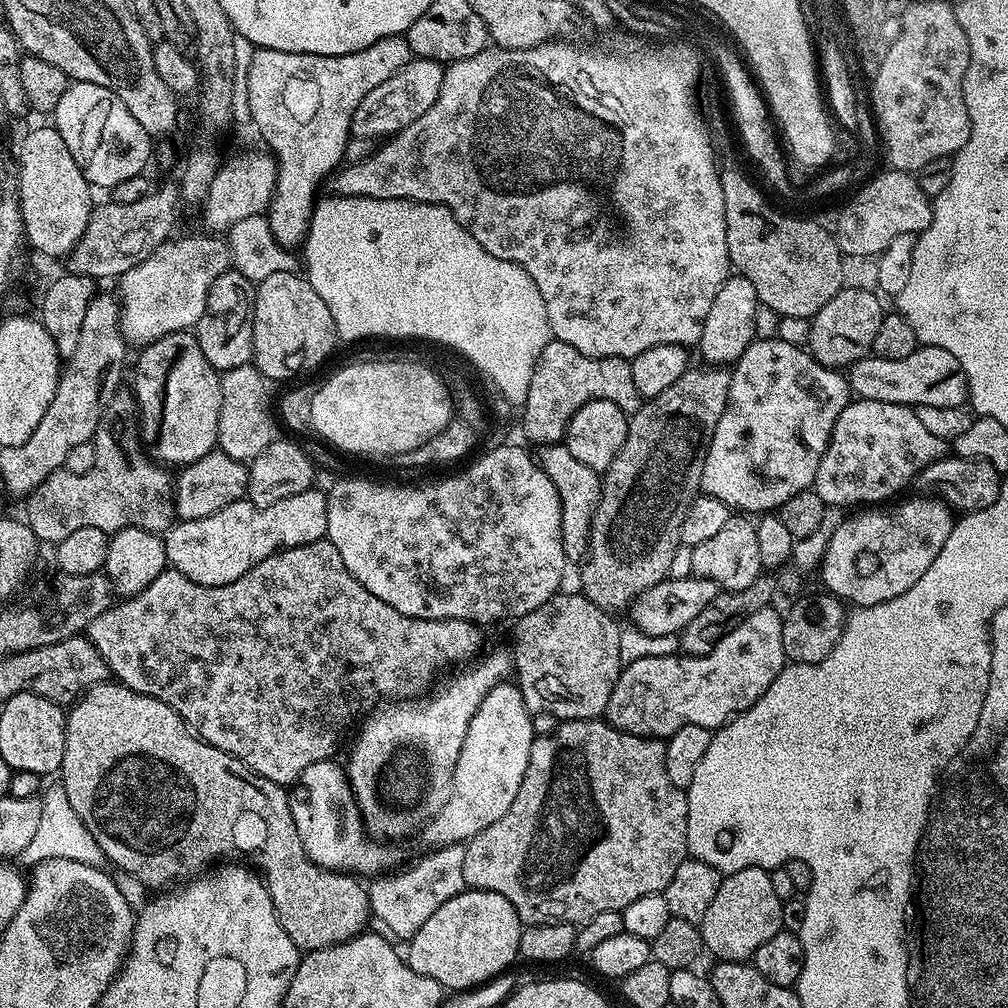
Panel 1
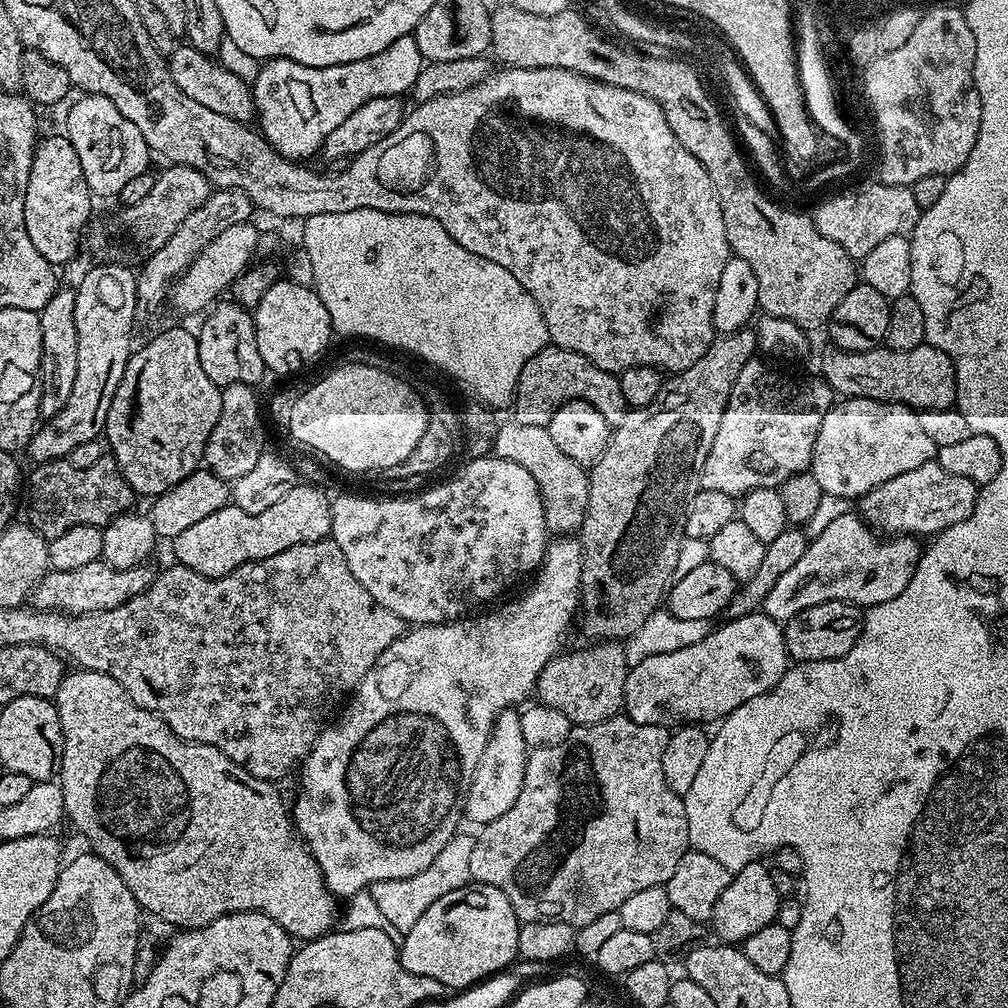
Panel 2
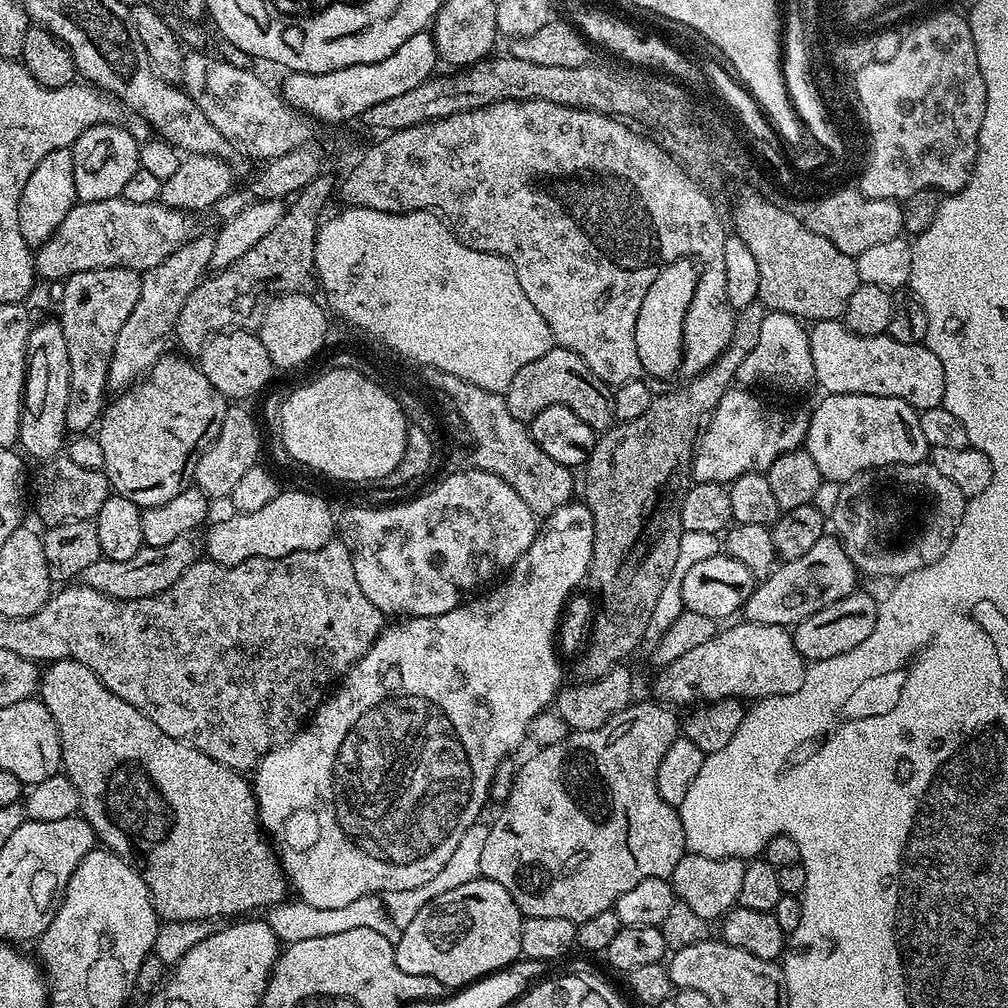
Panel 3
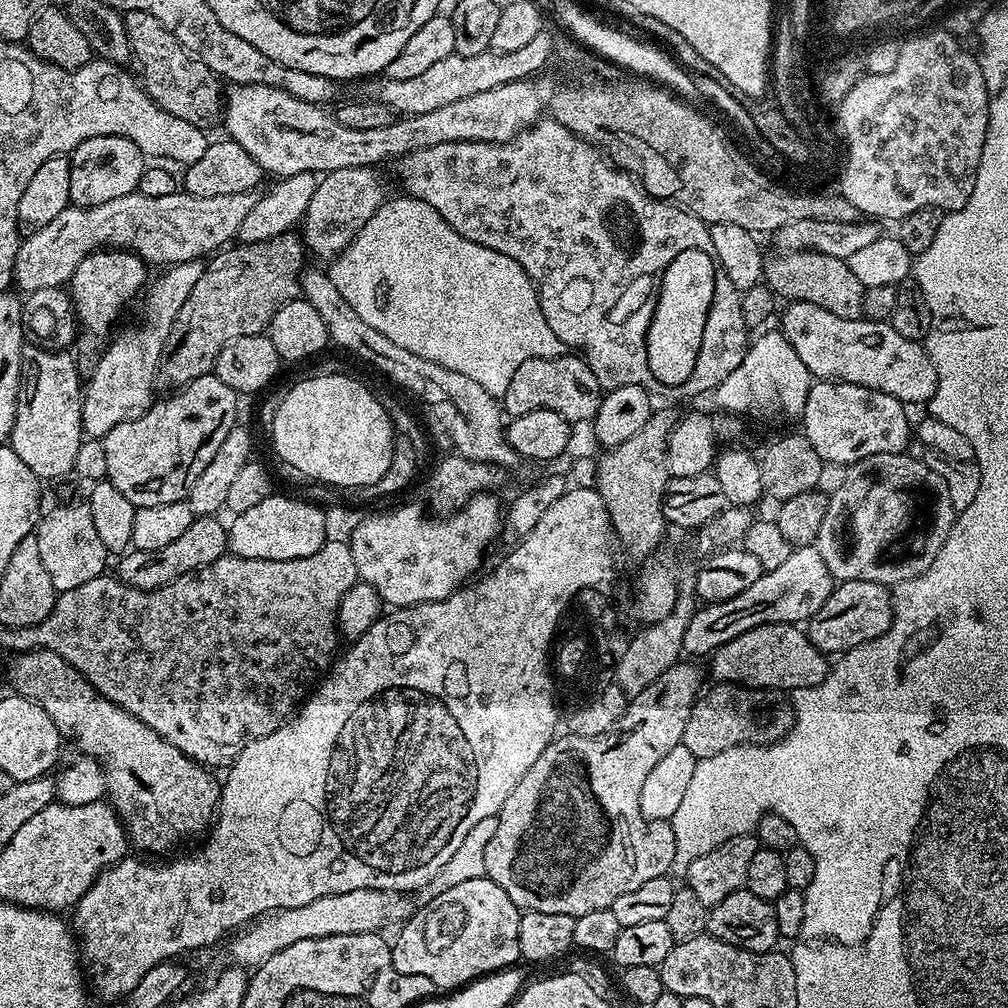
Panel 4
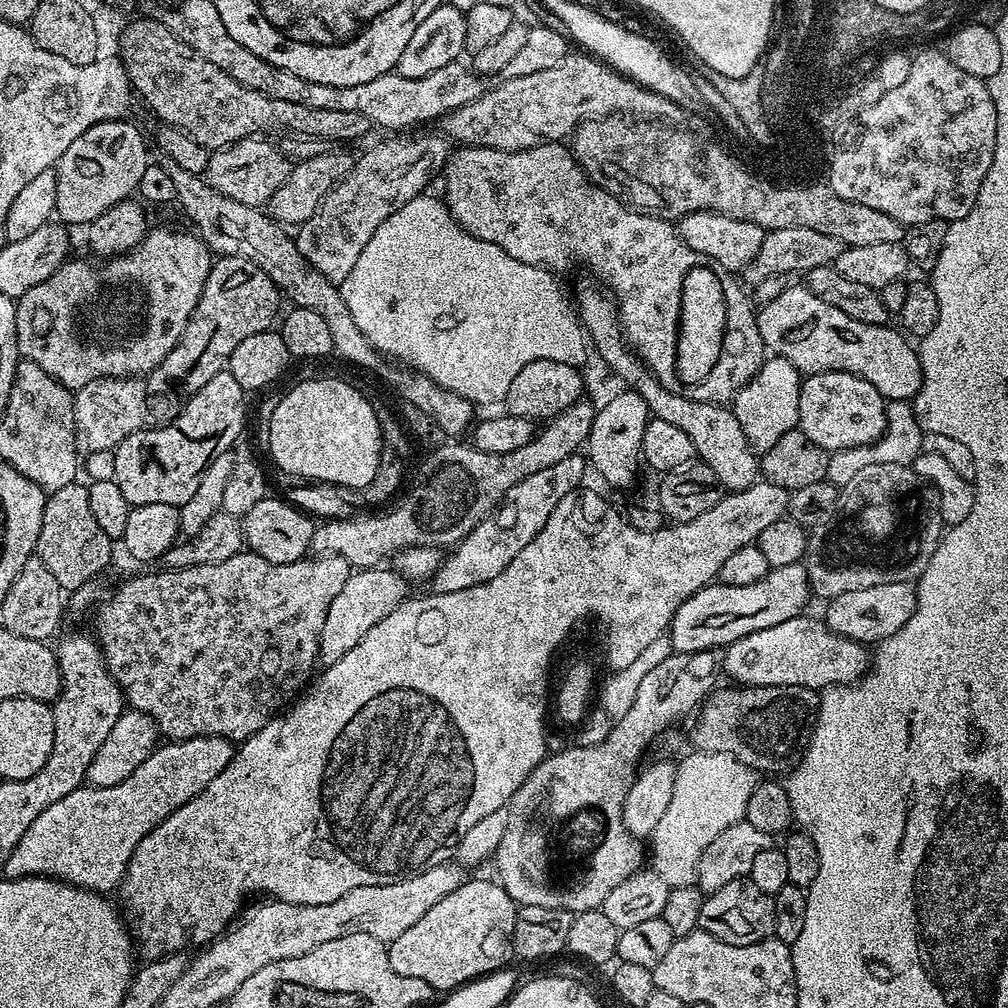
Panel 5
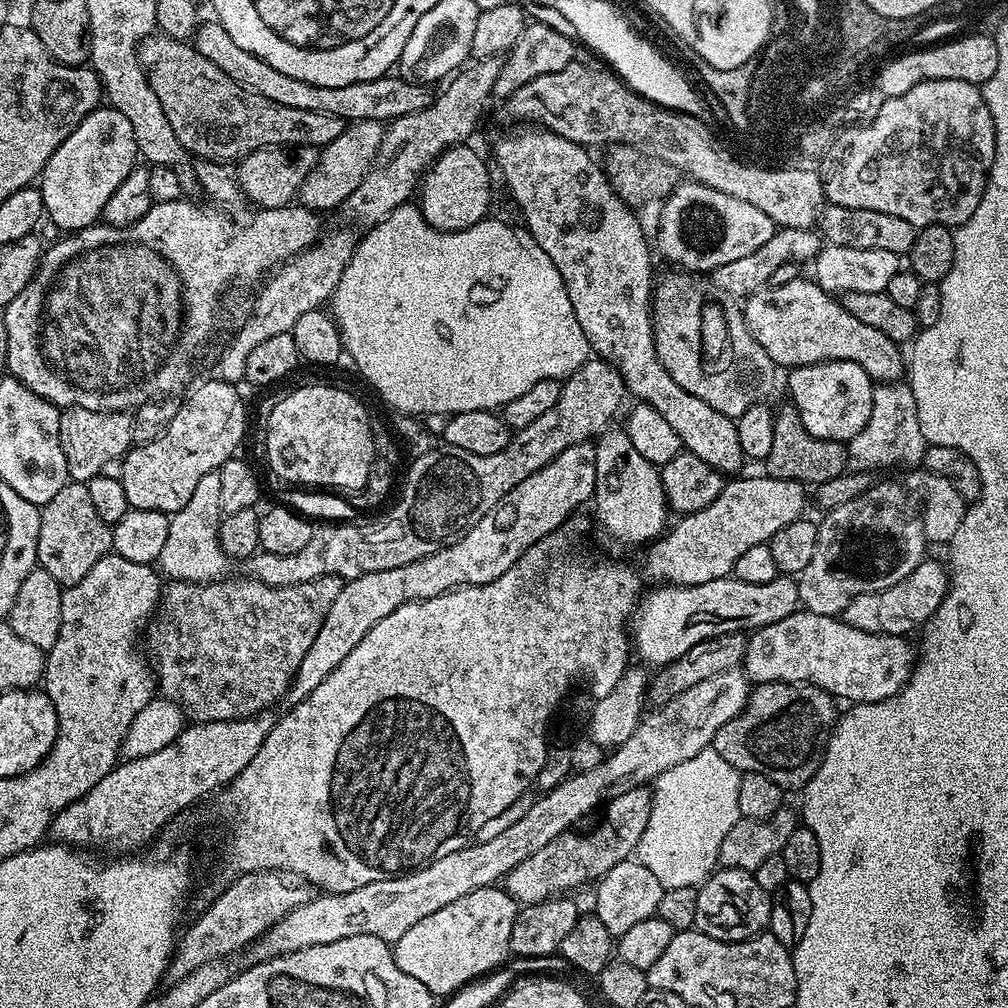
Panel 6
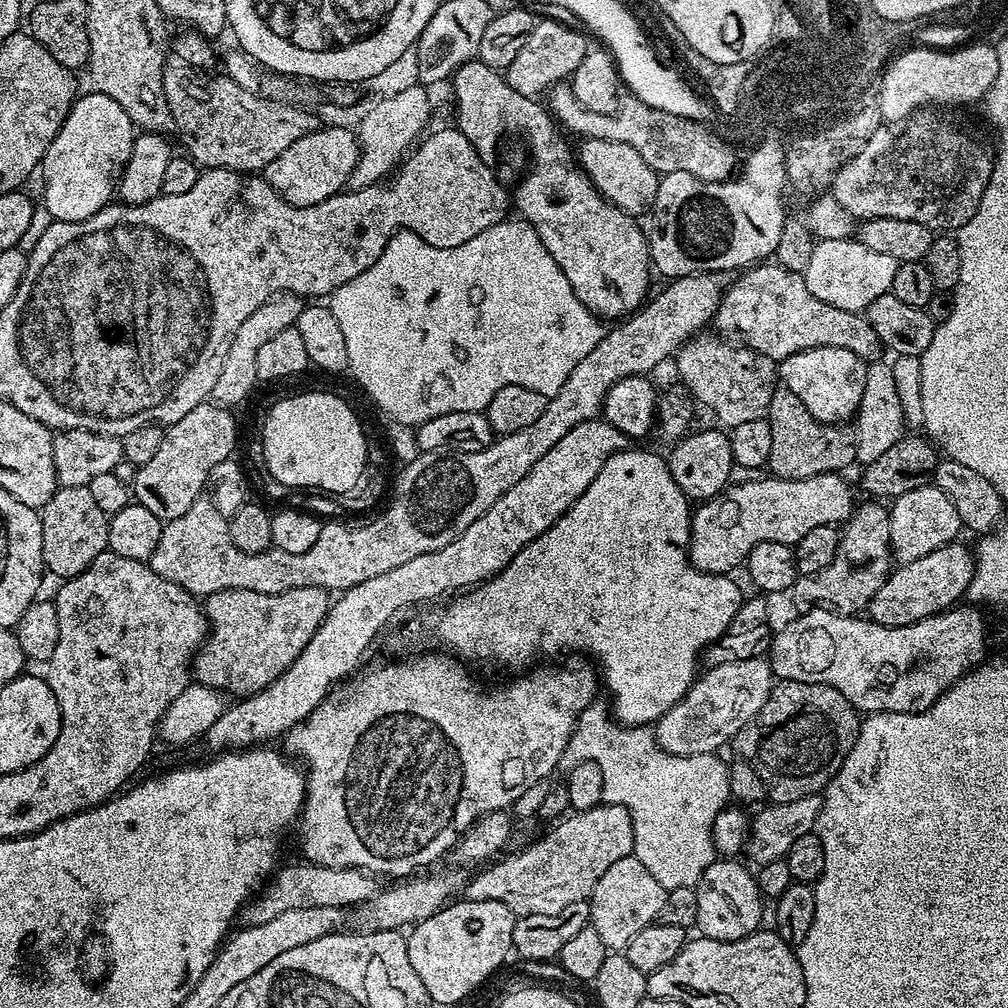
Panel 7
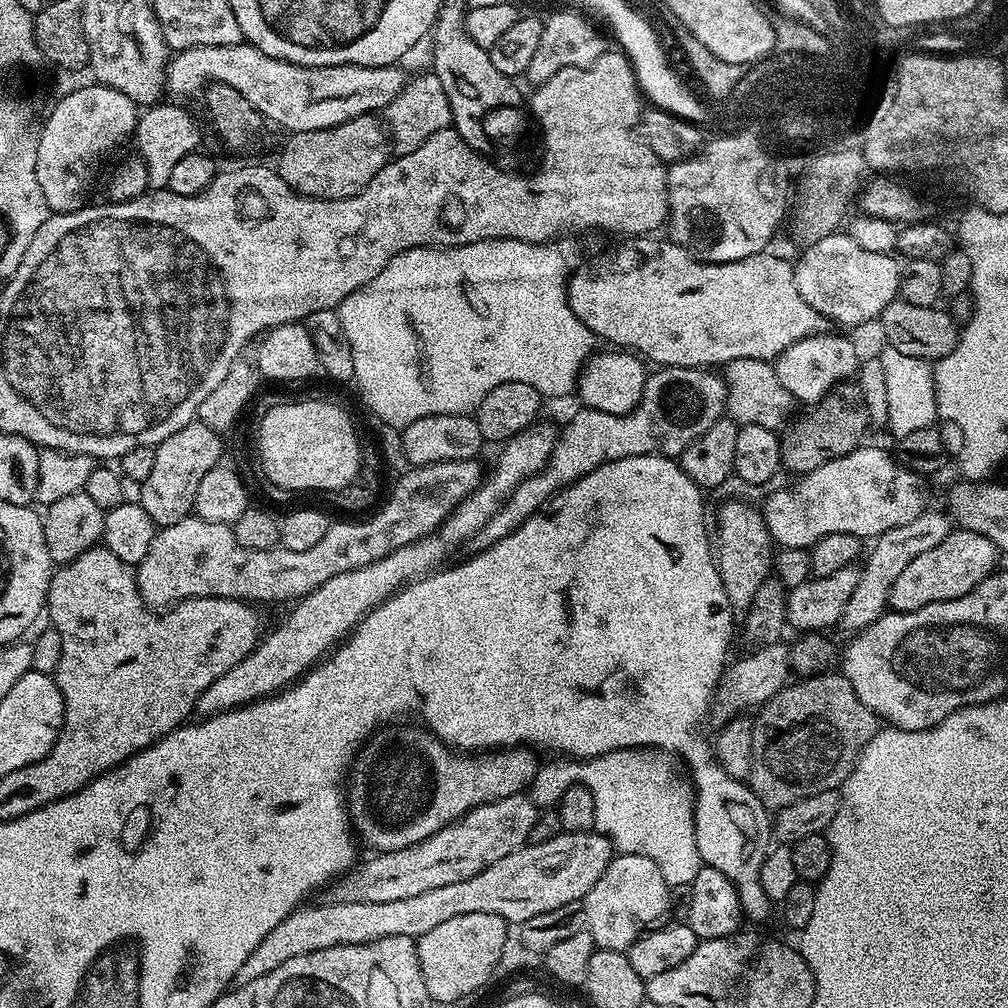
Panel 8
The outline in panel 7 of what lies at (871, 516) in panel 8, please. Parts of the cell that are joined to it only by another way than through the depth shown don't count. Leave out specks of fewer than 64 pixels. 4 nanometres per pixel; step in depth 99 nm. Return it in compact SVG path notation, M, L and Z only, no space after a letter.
M831 472L818 474L814 478L801 480L744 480L741 484L733 483L724 489L713 500L703 501L692 513L692 536L688 539L688 558L699 572L728 574L747 561L750 550L758 546L758 542L782 542L795 546L799 540L806 538L806 533L817 526L827 524L843 525L852 515L854 501L843 475Z

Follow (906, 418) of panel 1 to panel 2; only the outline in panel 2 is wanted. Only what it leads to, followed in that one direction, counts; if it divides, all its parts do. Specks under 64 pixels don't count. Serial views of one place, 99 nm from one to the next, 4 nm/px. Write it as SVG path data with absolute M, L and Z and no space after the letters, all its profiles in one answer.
M844 398L833 403L826 418L822 418L818 438L814 438L810 471L818 478L824 495L856 502L890 478L906 474L906 470L918 470L918 466L935 460L937 451L936 444L930 442L918 423L916 412L908 405Z

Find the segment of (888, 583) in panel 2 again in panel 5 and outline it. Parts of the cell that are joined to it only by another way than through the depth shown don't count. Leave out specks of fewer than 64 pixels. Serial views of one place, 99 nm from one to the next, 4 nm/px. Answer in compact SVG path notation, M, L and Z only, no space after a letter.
M803 563L773 568L750 586L726 586L713 582L678 606L670 629L673 649L677 652L697 648L723 649L746 634L754 634L754 630L766 630L766 626L778 626L778 622L801 615L807 609L804 607L808 600L808 570Z

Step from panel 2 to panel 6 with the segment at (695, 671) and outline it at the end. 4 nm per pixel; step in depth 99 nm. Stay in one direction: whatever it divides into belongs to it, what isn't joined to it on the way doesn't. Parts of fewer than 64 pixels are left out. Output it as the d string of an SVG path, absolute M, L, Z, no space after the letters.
M797 610L748 636L742 671L756 684L802 682L826 690L840 702L882 702L898 695L912 677L918 656L908 642L902 636L854 630L842 618Z

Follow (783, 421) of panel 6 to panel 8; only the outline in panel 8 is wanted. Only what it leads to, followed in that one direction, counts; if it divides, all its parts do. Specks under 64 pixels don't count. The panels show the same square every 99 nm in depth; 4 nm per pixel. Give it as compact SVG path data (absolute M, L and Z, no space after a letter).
M856 382L837 384L809 412L812 413L802 417L796 425L793 423L780 436L780 463L785 469L789 468L795 474L813 472L818 466L842 458L865 443L864 435L870 429L870 421L862 390Z

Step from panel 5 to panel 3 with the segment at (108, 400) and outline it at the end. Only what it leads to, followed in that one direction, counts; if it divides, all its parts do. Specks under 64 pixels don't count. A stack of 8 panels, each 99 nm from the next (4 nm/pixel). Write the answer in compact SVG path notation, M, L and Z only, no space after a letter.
M197 234L174 250L170 258L158 262L158 266L141 275L138 303L134 305L134 310L130 310L130 318L126 318L114 342L114 354L108 371L108 386L113 393L119 394L131 388L169 351L168 340L170 344L176 331L178 314L182 314L186 298L190 298L192 291L212 268L215 245L215 235Z

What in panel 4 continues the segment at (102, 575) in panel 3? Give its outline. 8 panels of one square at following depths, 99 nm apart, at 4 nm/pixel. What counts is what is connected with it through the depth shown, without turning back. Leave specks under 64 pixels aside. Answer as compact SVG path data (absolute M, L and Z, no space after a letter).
M216 514L195 517L190 522L190 527L182 534L182 538L170 542L170 546L162 546L162 550L154 550L153 552L129 550L123 553L119 557L118 579L123 584L129 584L138 590L152 592L156 588L174 582L174 578L182 578L182 574L193 572L210 562L214 562L219 556L223 556L229 551L228 529L225 521L220 521L220 518Z

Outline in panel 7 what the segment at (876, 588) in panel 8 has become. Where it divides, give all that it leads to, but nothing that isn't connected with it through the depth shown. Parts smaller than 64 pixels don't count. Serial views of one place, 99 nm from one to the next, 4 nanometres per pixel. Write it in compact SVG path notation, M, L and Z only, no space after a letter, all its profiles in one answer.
M929 482L914 490L906 490L906 494L895 497L891 501L889 526L889 546L891 555L897 565L914 562L914 558L926 558L930 550L938 550L942 546L953 543L962 532L958 518L958 510L954 510L954 502L935 483Z

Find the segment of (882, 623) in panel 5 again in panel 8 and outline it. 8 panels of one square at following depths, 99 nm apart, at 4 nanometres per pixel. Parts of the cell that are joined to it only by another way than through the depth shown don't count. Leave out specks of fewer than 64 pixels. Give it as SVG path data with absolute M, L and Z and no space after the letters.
M965 528L949 531L948 536L942 538L938 546L934 546L934 550L926 550L926 554L918 554L918 558L914 558L914 562L910 562L910 566L906 566L906 570L902 570L898 578L894 578L894 586L890 586L888 595L888 608L894 612L909 612L922 610L922 606L930 606L934 602L962 598L962 594L970 594L974 586L978 586L986 577L997 571L996 559L998 559L998 553L994 542L990 542L990 538L982 538L982 534L974 534Z

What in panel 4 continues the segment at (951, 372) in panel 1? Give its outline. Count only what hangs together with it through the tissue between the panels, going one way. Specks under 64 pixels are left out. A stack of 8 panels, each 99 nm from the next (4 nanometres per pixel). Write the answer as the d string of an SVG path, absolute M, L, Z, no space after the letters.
M792 302L785 308L788 309L778 324L779 331L784 333L790 346L794 346L798 358L802 358L806 370L810 370L810 374L817 381L837 380L843 384L866 386L875 392L898 398L905 406L927 405L934 390L938 390L938 370L928 357L927 347L921 341L902 338L902 334L898 334L898 330L894 330L891 323L867 318L838 318L838 314L830 314L830 310L822 310L822 306L814 306L810 302Z

